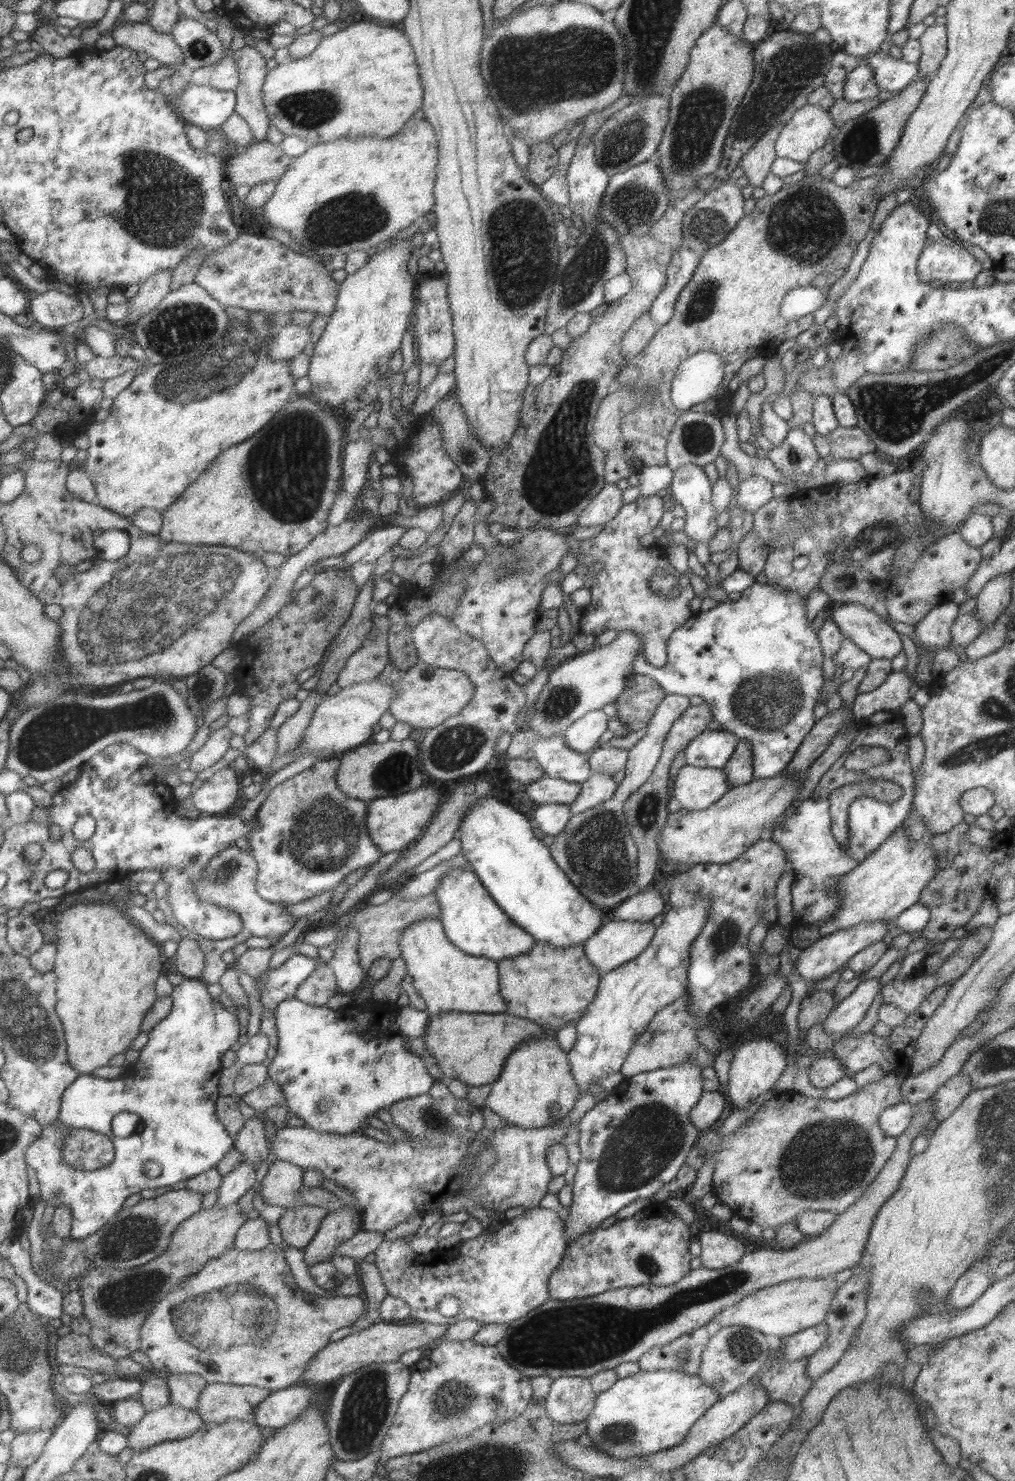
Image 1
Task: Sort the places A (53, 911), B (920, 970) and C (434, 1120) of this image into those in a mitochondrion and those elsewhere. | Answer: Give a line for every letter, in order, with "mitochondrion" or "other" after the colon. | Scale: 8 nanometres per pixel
A: other
B: other
C: mitochondrion

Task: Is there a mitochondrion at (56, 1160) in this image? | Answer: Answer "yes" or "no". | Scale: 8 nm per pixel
no

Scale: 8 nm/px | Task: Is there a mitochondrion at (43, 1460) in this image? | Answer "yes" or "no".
no

